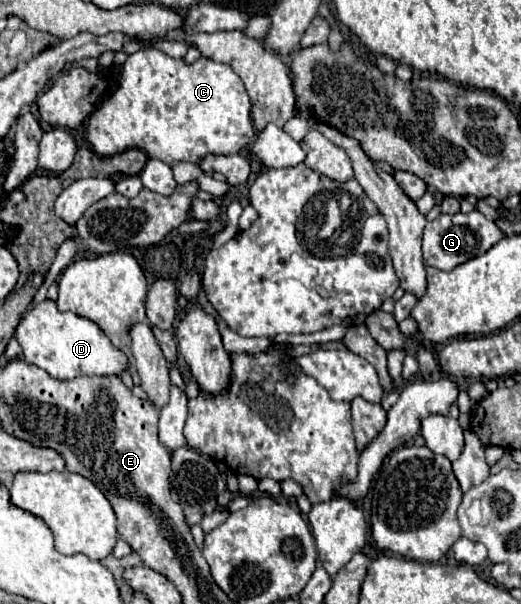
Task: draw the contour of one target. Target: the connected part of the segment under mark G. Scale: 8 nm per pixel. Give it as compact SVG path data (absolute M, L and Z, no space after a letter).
M479 211L457 213L457 215L441 213L435 221L429 221L423 229L423 263L441 271L451 271L457 265L477 255L483 255L503 237L505 235L499 231L499 227L491 219L485 219Z

